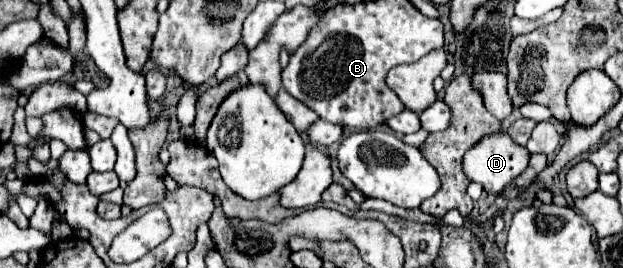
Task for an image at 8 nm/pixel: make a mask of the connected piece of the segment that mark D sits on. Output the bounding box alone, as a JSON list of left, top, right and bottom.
[464,132,530,194]

